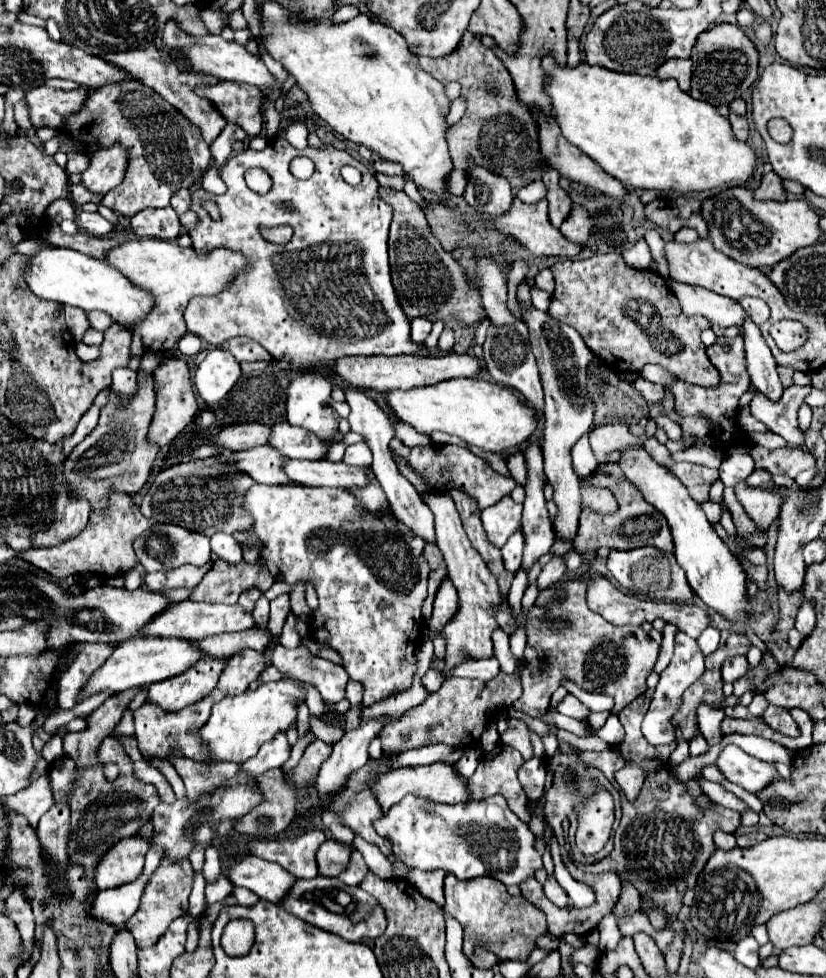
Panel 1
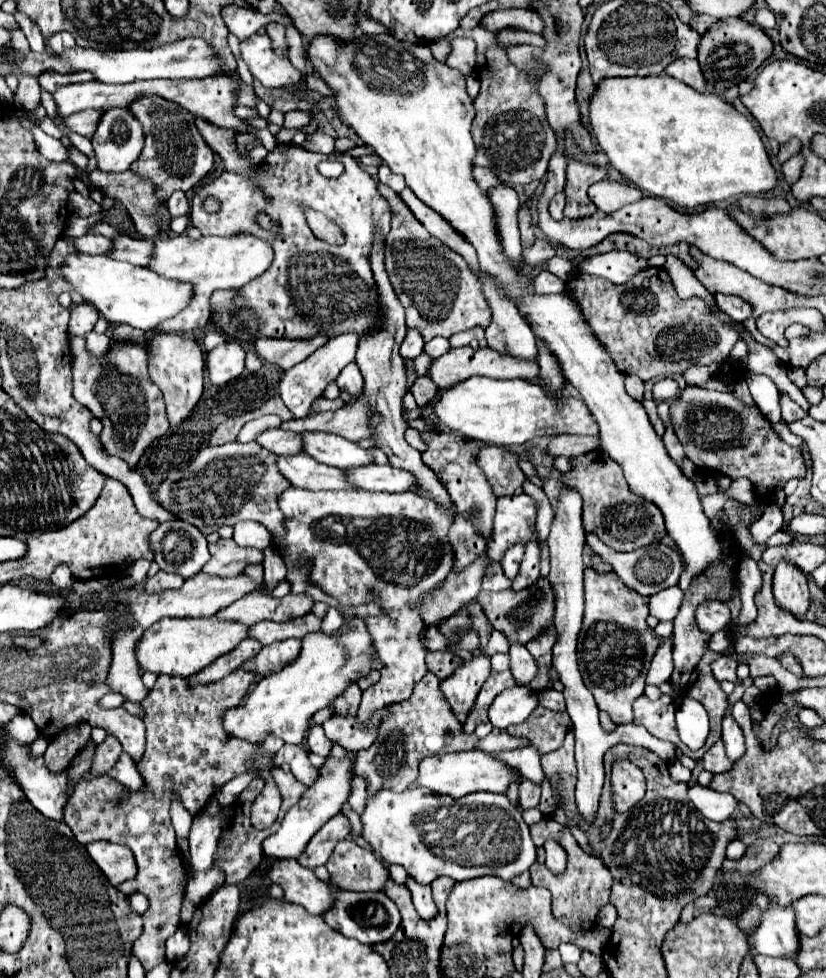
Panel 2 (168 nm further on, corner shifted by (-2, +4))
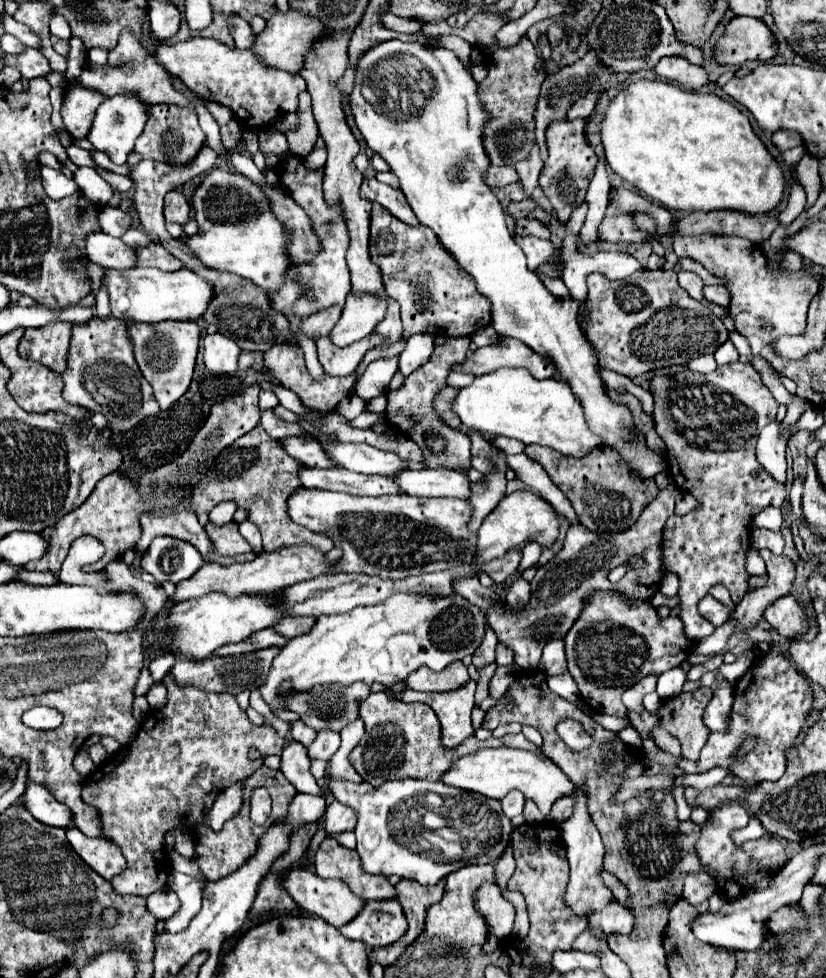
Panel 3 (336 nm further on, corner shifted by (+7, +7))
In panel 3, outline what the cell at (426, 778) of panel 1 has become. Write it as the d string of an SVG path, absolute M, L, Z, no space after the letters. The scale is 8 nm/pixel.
M484 747L472 755L464 755L450 765L450 769L440 777L440 781L450 787L474 791L492 799L502 799L510 789L518 789L524 793L526 799L532 799L544 815L550 813L550 807L556 799L572 795L574 791L574 783L560 771L560 767L556 767L556 763L552 763L550 759L542 759L530 751L510 747Z

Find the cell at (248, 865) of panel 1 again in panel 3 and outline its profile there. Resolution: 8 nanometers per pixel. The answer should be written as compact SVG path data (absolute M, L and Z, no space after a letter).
M302 865L290 867L282 875L282 879L284 879L284 883L282 883L284 889L296 901L296 905L300 905L300 909L304 909L310 915L322 917L324 921L332 923L334 927L342 927L344 923L348 923L348 919L354 919L356 911L360 911L360 903L364 903L364 899L352 895L352 891L346 887L346 883L334 881L334 879L322 879L312 869L302 867Z

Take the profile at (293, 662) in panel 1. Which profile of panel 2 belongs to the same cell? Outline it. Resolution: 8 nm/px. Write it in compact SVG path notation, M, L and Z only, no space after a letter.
M295 638L285 642L273 642L269 646L263 646L257 656L253 656L251 660L245 660L239 668L251 670L253 674L269 676L279 672L287 664L291 664L299 656L299 648L301 648L301 640L295 640Z

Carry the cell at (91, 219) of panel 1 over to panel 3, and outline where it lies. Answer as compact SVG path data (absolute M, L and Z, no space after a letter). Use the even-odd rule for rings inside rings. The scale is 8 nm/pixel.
M42 167L42 181L44 189L52 199L60 199L66 195L72 195L78 191L78 186L73 179L67 178L60 171L52 171L48 167ZM74 187L74 189L72 189Z

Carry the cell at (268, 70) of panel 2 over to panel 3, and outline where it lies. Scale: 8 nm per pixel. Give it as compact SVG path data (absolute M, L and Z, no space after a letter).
M288 11L288 15L278 13L276 17L268 19L266 29L254 37L252 51L266 67L278 67L288 73L298 73L302 67L302 59L308 53L312 41L324 35L324 31L326 29L320 21L314 21L304 13L298 13L298 11Z

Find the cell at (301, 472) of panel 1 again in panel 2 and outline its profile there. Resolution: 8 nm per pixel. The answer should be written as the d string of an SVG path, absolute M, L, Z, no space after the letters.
M363 466L363 468L351 468L345 472L349 482L363 490L375 490L375 492L407 492L417 486L417 478L413 474L407 474L407 470L397 470L393 466Z

